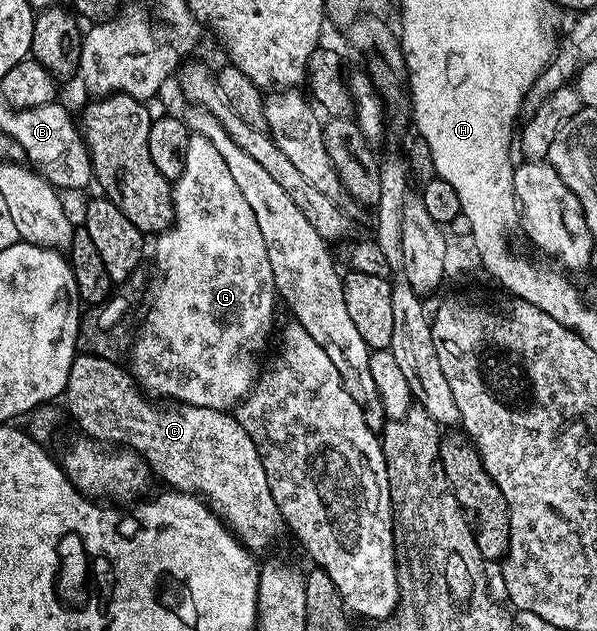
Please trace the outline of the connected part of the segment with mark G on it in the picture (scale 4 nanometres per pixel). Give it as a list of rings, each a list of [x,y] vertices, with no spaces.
[[[192,134],[185,160],[183,161],[183,171],[179,178],[173,182],[174,195],[174,222],[166,231],[160,233],[154,239],[155,242],[155,275],[150,275],[149,290],[151,295],[147,298],[147,311],[143,314],[143,327],[139,330],[139,335],[134,335],[129,346],[129,358],[131,354],[130,373],[136,382],[148,395],[158,396],[163,400],[170,400],[175,404],[184,406],[196,406],[197,408],[213,408],[214,410],[234,411],[244,398],[250,395],[257,381],[257,369],[247,358],[239,358],[243,354],[243,349],[250,342],[255,342],[271,326],[271,317],[275,314],[275,302],[277,303],[277,293],[275,291],[273,271],[269,266],[269,255],[266,252],[265,242],[262,239],[261,231],[257,226],[257,217],[253,214],[249,203],[241,196],[241,191],[237,188],[236,181],[233,180],[232,173],[229,172],[228,165],[222,159],[221,153],[217,152],[213,144],[204,135]]]

